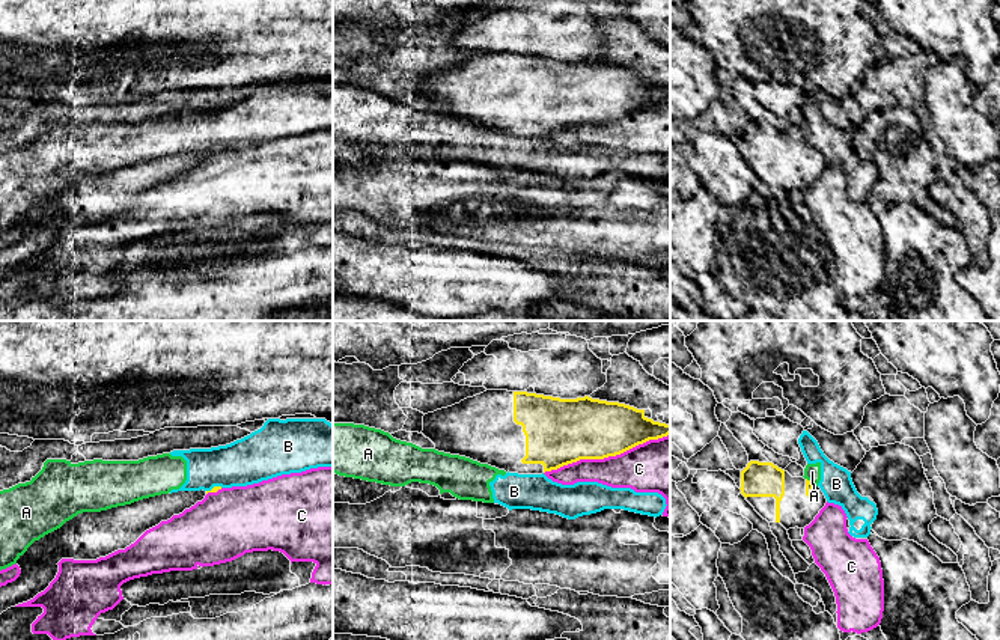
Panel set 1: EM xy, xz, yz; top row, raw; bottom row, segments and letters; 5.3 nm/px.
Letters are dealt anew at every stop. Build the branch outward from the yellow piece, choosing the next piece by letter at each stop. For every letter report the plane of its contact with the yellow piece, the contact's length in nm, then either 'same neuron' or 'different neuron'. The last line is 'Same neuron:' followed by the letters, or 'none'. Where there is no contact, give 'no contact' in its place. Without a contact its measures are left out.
A: contact in yz; length 70 nm; different neuron
B: contact in xy; length 90 nm; different neuron
C: contact in xz; length 700 nm; different neuron
Same neuron: none

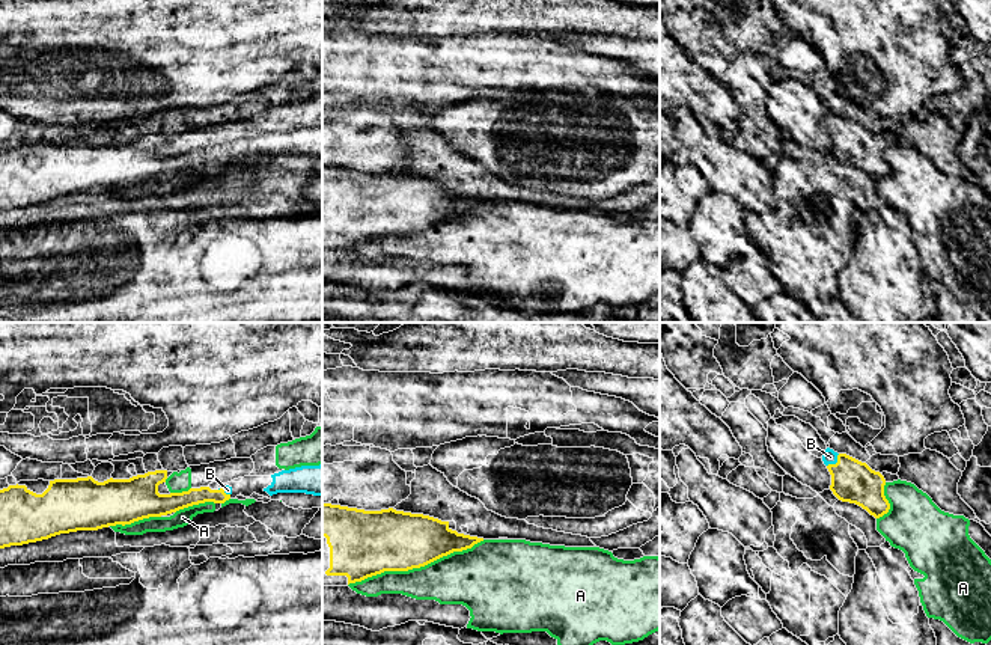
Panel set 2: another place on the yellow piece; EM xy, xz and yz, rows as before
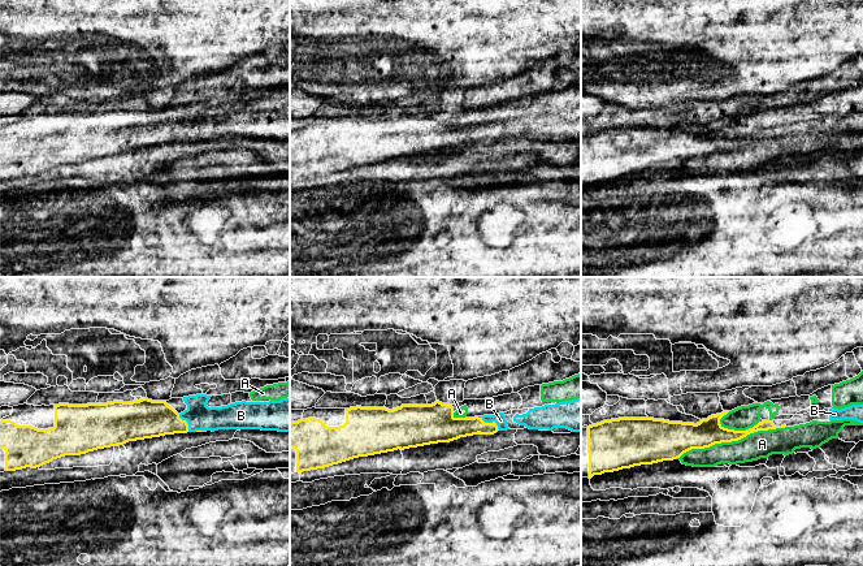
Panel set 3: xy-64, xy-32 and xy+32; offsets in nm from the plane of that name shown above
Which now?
A: contact in xz; length 750 nm; different neuron
B: contact in yz; length 100 nm; same neuron
Same neuron: B

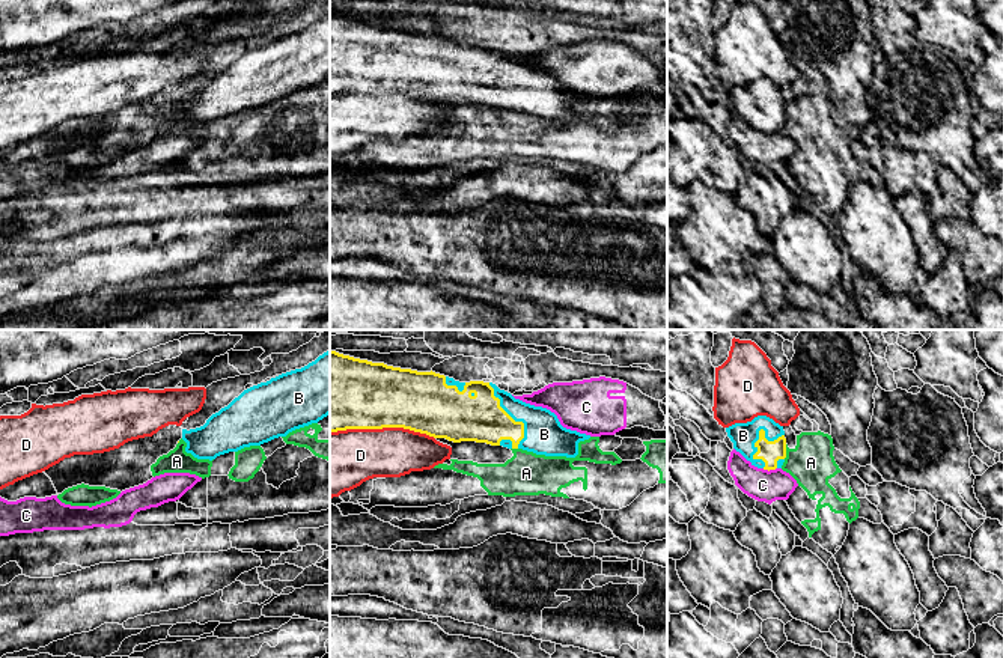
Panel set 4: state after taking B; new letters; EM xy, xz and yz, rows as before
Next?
A: contact in yz; length 80 nm; different neuron
B: contact in yz; length 220 nm; same neuron
C: contact in yz; length 80 nm; different neuron
D: contact in xz; length 550 nm; different neuron
Same neuron: B

